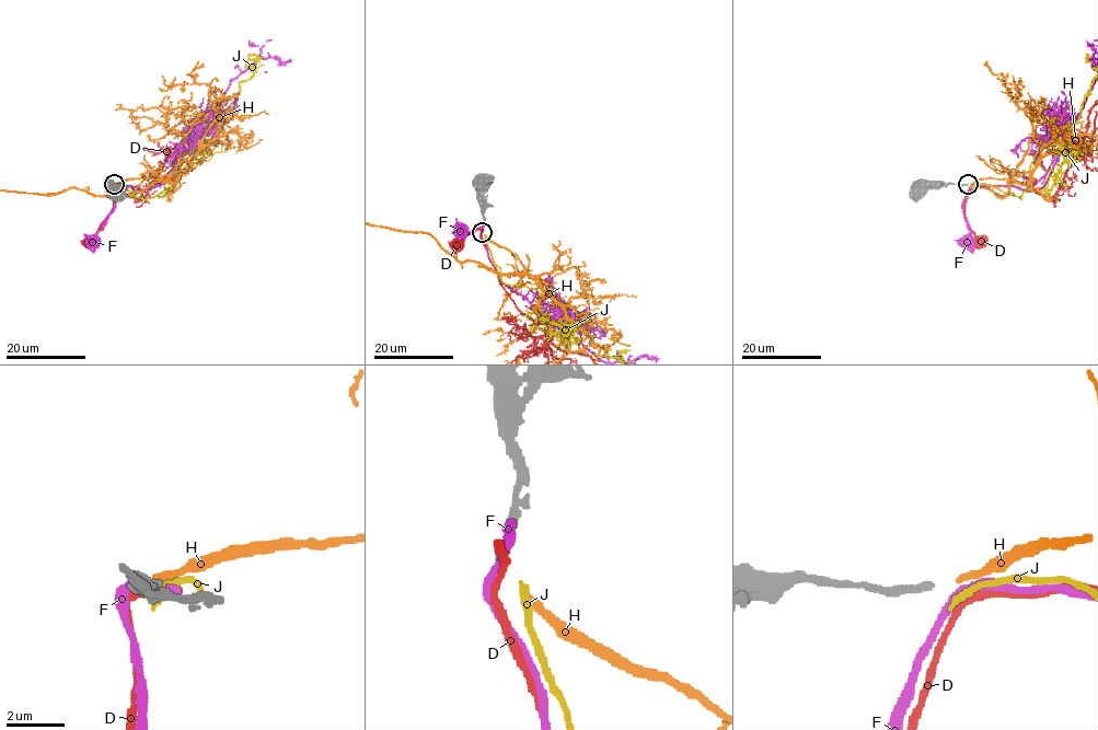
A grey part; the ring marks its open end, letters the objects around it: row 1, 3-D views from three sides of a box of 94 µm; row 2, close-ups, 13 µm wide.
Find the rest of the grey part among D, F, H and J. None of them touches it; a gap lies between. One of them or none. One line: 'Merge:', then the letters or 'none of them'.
Merge: H

